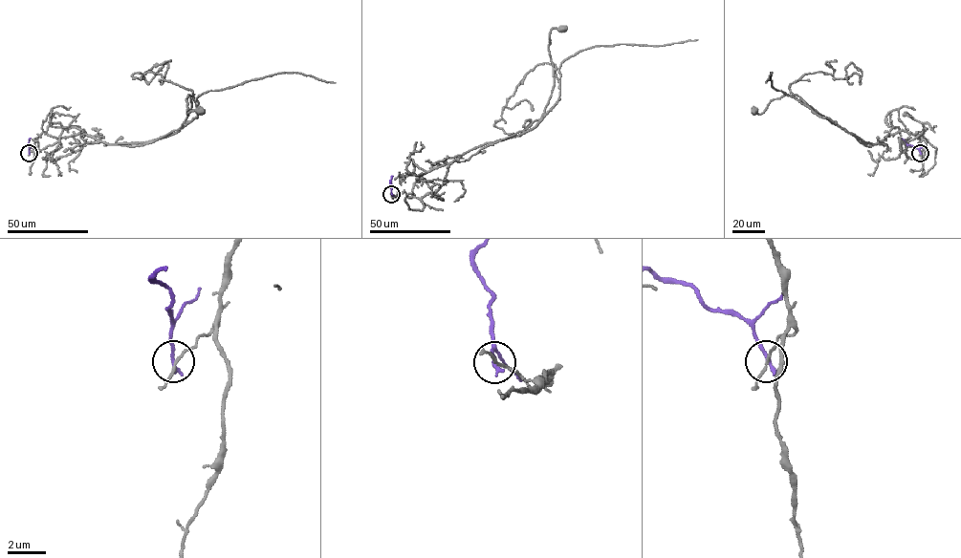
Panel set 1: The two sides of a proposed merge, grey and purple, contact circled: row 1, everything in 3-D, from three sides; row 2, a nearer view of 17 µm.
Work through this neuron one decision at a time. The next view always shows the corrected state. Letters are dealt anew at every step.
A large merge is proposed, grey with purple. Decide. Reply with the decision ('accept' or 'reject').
reject

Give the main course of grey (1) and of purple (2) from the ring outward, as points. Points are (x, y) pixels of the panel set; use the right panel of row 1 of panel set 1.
1: (920, 153), (921, 131), (925, 139), (900, 130), (867, 143), (787, 95), (773, 99), (762, 113), (754, 110)
2: (920, 153), (902, 139)

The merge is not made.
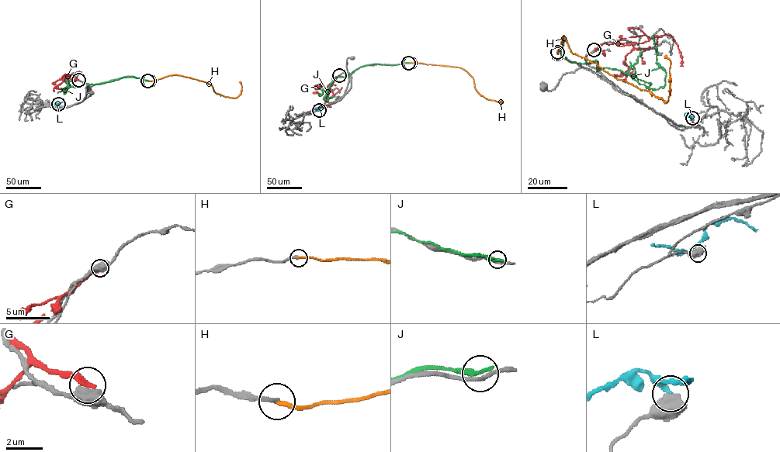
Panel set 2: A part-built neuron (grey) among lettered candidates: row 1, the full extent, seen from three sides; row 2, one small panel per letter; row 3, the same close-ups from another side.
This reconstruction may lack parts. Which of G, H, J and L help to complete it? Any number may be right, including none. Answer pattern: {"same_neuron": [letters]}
{"same_neuron": []}

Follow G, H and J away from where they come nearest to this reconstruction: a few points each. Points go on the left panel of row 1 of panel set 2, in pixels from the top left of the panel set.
G: (78, 80), (68, 78), (73, 76), (64, 74), (62, 77), (70, 85)
H: (149, 81), (170, 75), (181, 75), (206, 82), (216, 94), (234, 98), (240, 93), (240, 81)
J: (147, 81), (122, 77), (98, 84), (71, 86), (64, 94), (74, 74)

